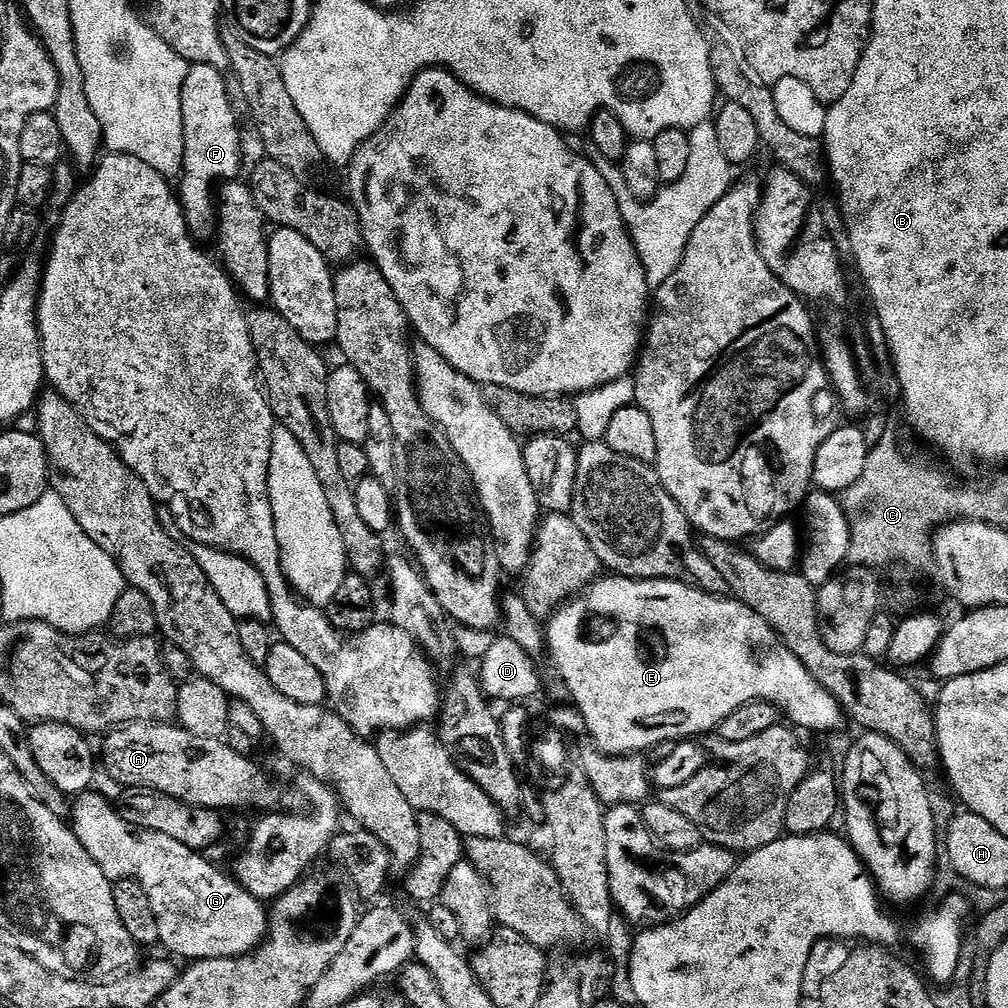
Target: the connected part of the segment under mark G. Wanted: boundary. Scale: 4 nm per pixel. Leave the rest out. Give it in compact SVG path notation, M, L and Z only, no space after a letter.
M96 790L82 792L71 801L70 827L78 842L82 842L86 854L98 862L102 874L106 874L108 880L133 880L142 886L142 890L146 890L154 918L158 918L160 944L168 947L173 952L173 957L181 956L184 962L195 962L246 956L263 944L264 937L268 935L269 909L261 900L251 896L231 875L223 876L207 860L207 855L193 852L166 834L129 826L120 816L117 805L113 801L111 804L106 797L99 796Z

